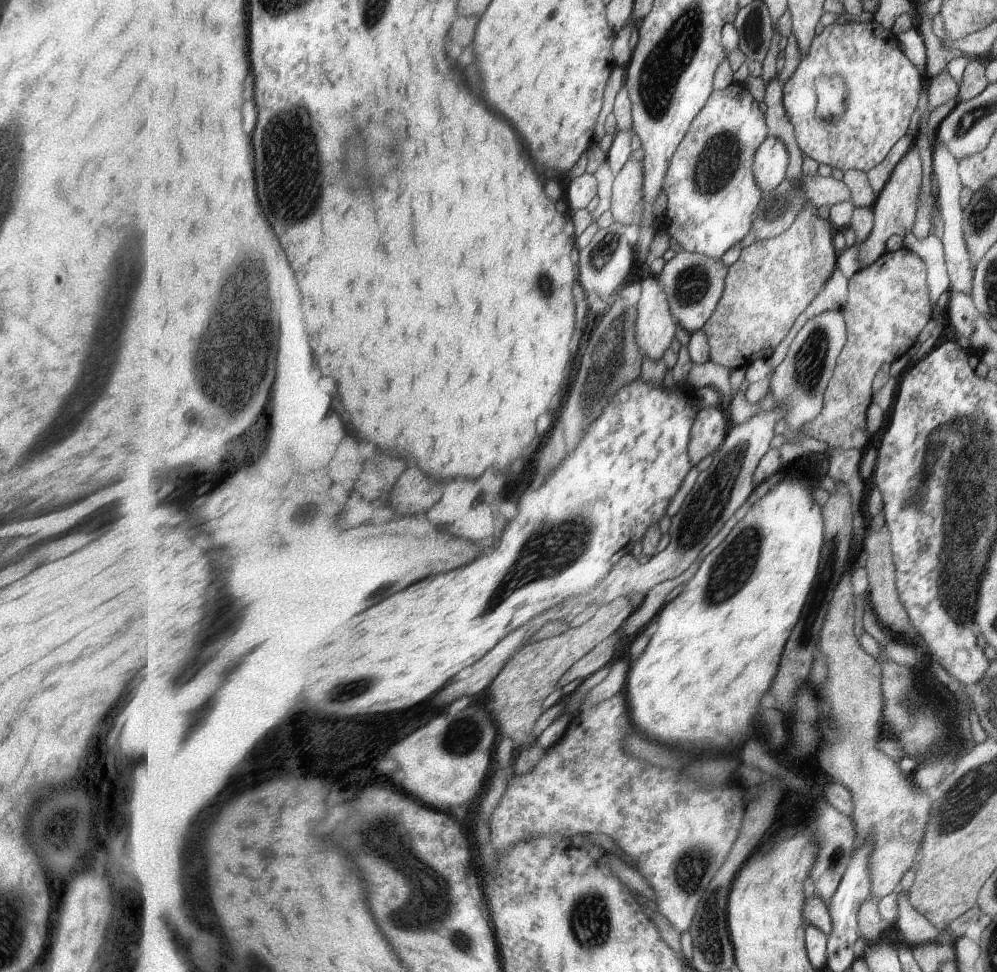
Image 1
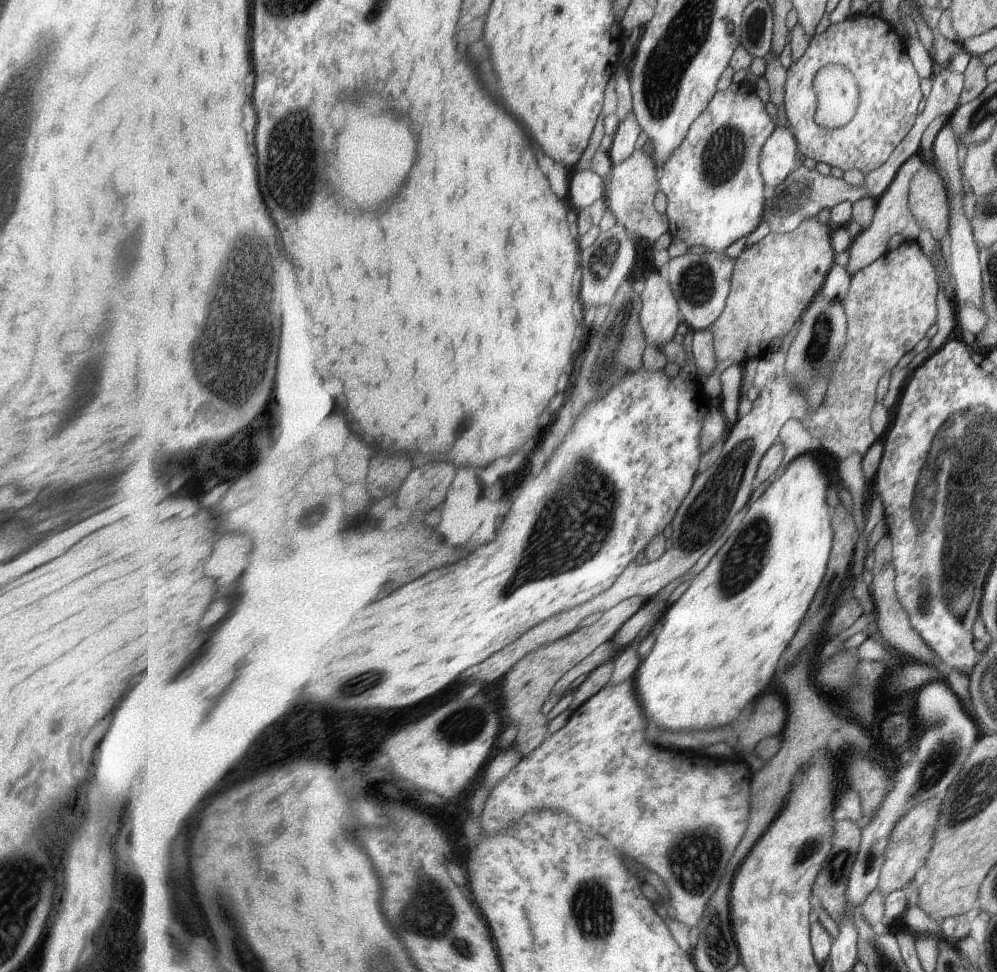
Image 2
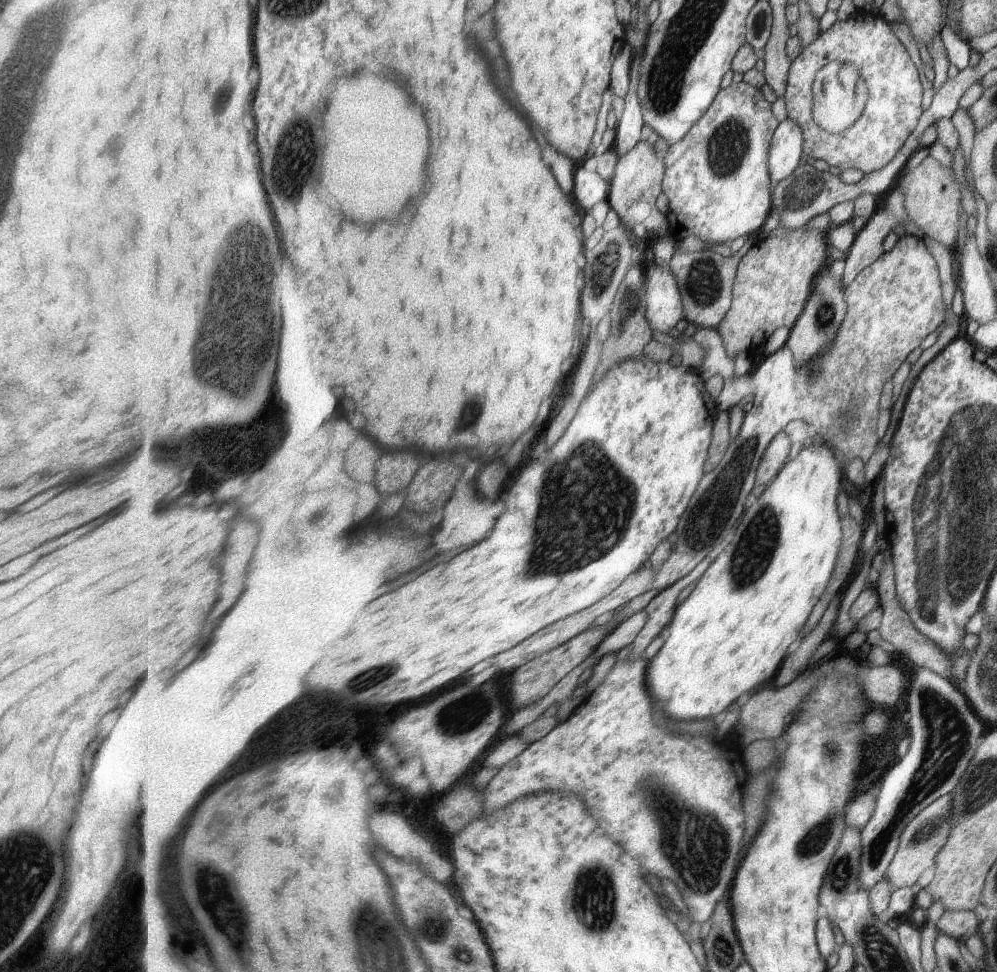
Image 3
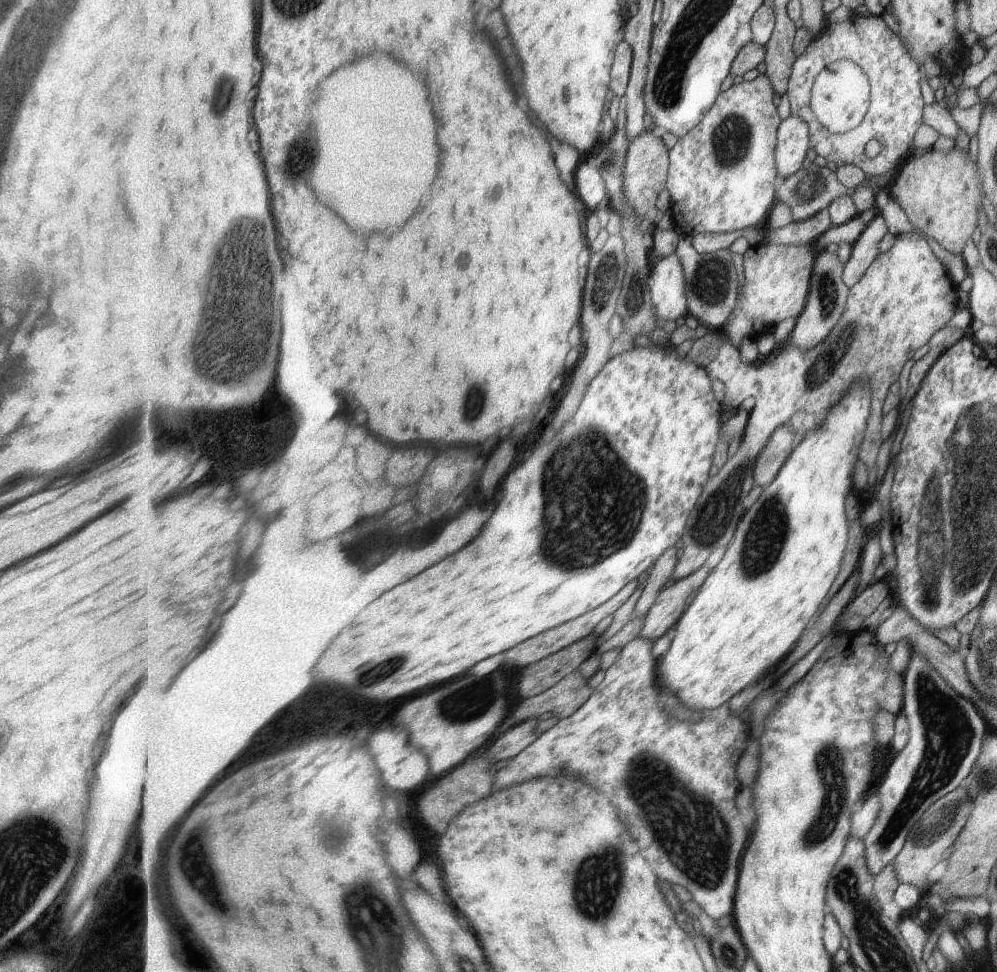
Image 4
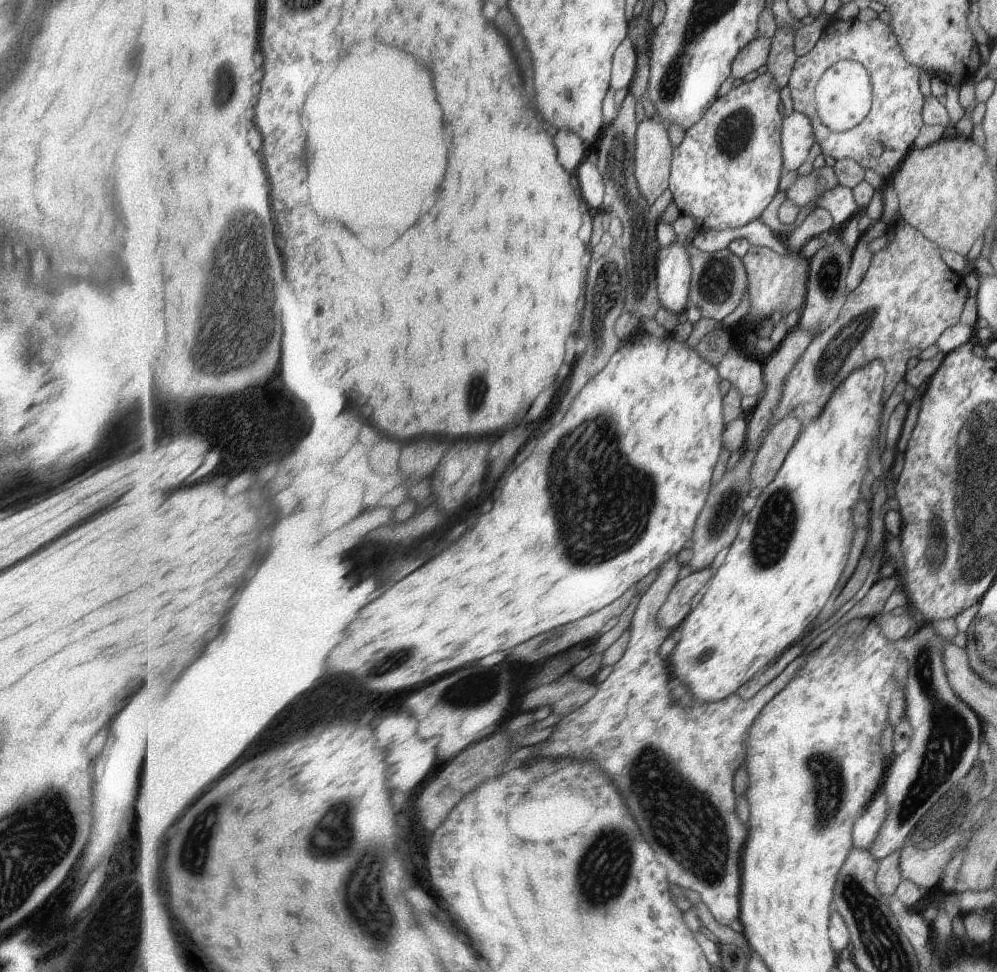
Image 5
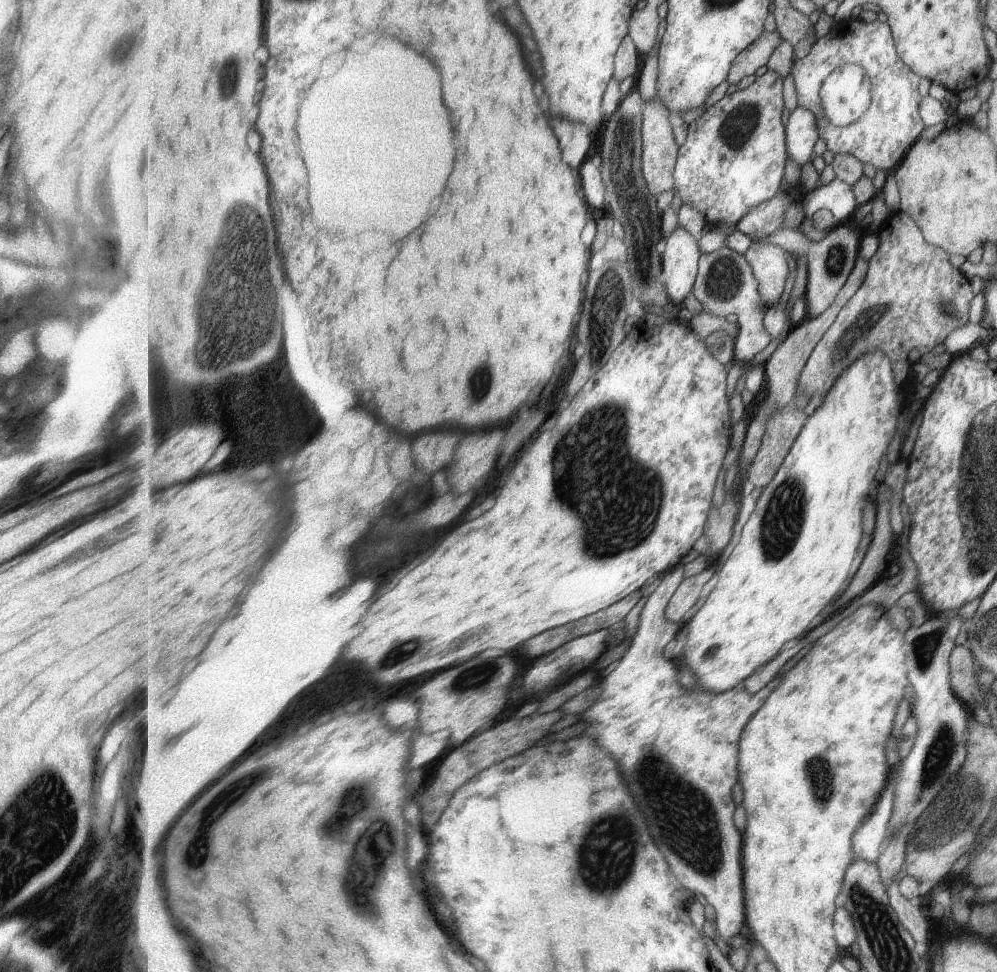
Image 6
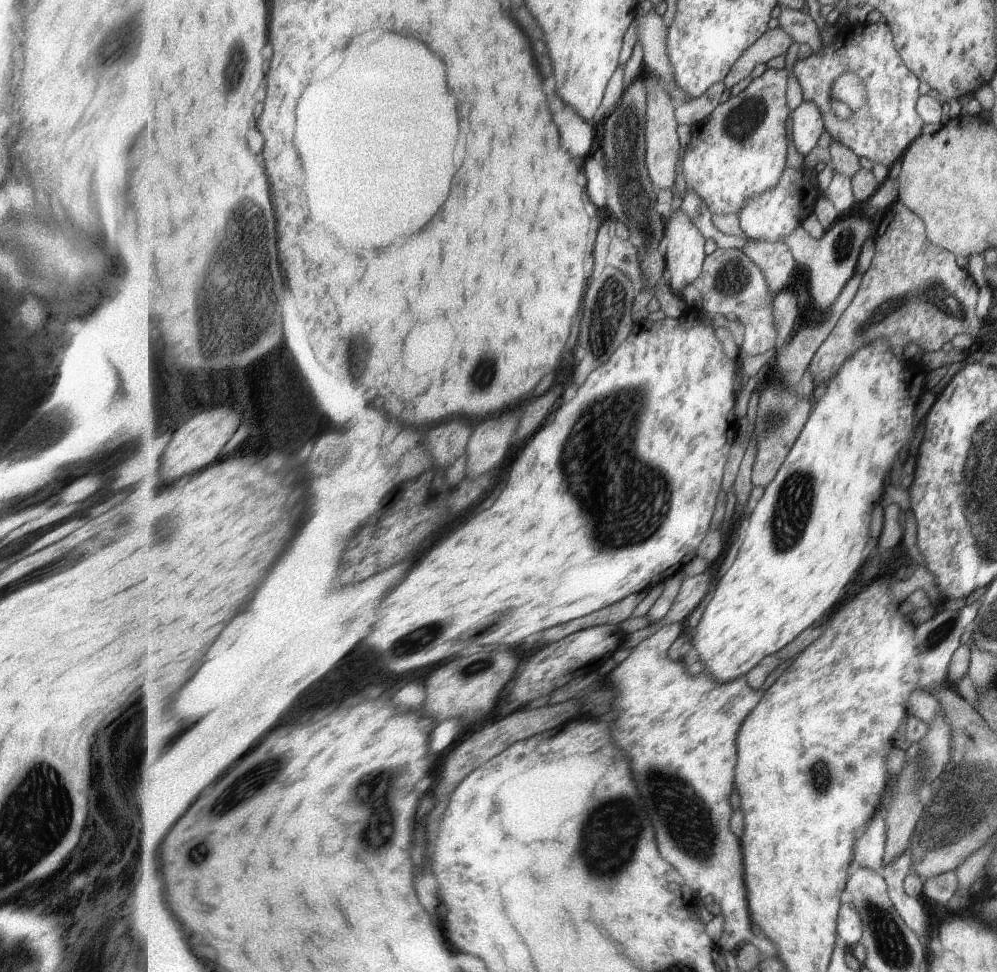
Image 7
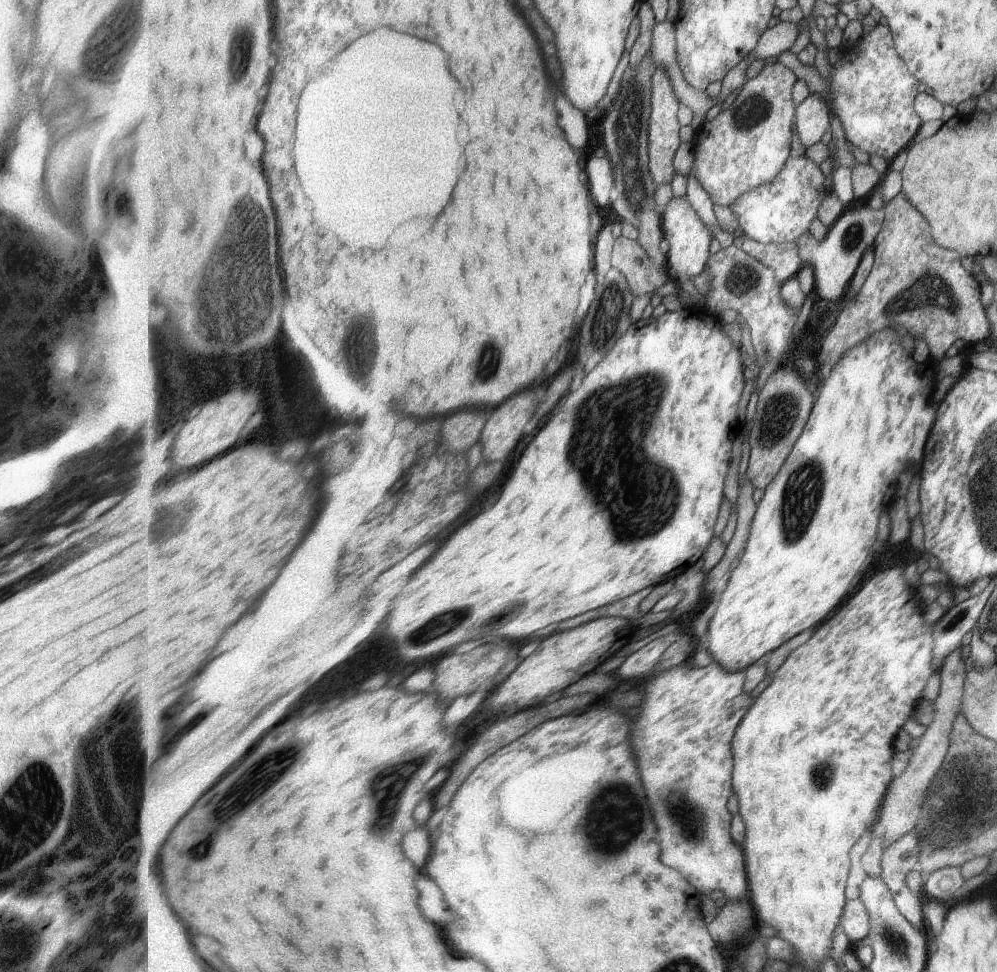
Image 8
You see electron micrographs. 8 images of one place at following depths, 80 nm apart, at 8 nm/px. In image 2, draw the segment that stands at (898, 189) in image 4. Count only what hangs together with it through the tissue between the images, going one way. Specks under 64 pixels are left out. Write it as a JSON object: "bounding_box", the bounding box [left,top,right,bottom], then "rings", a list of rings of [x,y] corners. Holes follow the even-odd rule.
{"bounding_box":[910,162,948,240],"rings":[[[924,162],[910,186],[910,207],[922,228],[939,240],[948,234],[947,183],[932,164]]]}

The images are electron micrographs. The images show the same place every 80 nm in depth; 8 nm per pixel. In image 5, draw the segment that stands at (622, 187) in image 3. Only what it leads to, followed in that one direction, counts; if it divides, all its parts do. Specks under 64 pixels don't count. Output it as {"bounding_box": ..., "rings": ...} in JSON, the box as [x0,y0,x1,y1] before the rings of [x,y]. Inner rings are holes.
{"bounding_box":[636,114,674,204],"rings":[[[659,114],[652,117],[646,117],[640,122],[636,134],[636,177],[643,196],[652,204],[657,202],[657,198],[670,188],[672,173],[672,162],[674,159],[674,150],[669,132],[667,132],[667,122],[661,120]]]}

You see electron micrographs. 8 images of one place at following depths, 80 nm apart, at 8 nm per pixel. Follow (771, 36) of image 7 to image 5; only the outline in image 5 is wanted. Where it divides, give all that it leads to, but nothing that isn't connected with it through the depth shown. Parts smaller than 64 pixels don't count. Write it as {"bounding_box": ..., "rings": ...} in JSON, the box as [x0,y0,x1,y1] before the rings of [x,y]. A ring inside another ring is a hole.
{"bounding_box":[732,37,773,78],"rings":[[[758,37],[752,40],[735,59],[732,64],[732,77],[745,78],[753,70],[759,70],[768,61],[773,38]]]}

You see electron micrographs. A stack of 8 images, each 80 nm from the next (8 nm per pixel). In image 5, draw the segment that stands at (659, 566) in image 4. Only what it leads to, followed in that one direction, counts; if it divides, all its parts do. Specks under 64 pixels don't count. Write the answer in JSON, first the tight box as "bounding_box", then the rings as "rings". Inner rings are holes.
{"bounding_box":[531,555,815,925],"rings":[[[675,555],[670,558],[661,568],[659,568],[657,577],[653,584],[648,588],[648,591],[640,598],[640,602],[636,607],[634,615],[631,620],[631,631],[632,637],[627,649],[627,652],[623,655],[623,658],[615,664],[615,670],[600,684],[597,685],[598,691],[581,707],[563,716],[560,722],[555,726],[555,730],[549,736],[547,743],[542,746],[538,753],[534,753],[531,759],[542,759],[543,757],[555,757],[556,759],[562,759],[567,757],[568,759],[593,759],[594,762],[600,764],[600,770],[603,768],[605,774],[611,776],[611,780],[619,786],[619,790],[623,792],[623,796],[627,798],[645,838],[653,844],[653,848],[657,850],[661,862],[665,864],[667,868],[667,880],[669,884],[679,884],[679,886],[685,886],[685,888],[691,888],[695,892],[701,894],[703,898],[703,903],[711,910],[713,917],[717,920],[719,924],[727,925],[735,920],[740,920],[741,916],[741,903],[739,898],[741,896],[741,874],[742,874],[742,852],[744,850],[745,840],[747,840],[747,826],[739,820],[737,816],[737,802],[735,802],[735,774],[737,770],[741,768],[741,764],[745,762],[745,752],[747,752],[746,740],[749,736],[750,728],[753,727],[755,719],[761,714],[763,708],[766,707],[767,703],[775,698],[788,684],[795,678],[795,674],[799,672],[799,668],[809,660],[809,656],[815,652],[815,648],[807,648],[807,652],[803,652],[801,656],[798,656],[793,662],[790,662],[781,672],[779,672],[776,677],[761,688],[754,697],[749,700],[744,699],[739,693],[729,695],[726,699],[721,699],[715,702],[699,701],[695,700],[695,704],[687,705],[687,708],[681,708],[685,710],[681,716],[679,716],[679,708],[671,706],[675,704],[673,699],[672,684],[670,682],[671,678],[671,668],[669,668],[669,662],[666,661],[660,655],[660,648],[672,635],[673,629],[666,629],[665,627],[659,627],[658,623],[658,612],[661,610],[664,602],[669,598],[672,588],[680,581],[679,574],[683,570],[679,558]]]}

